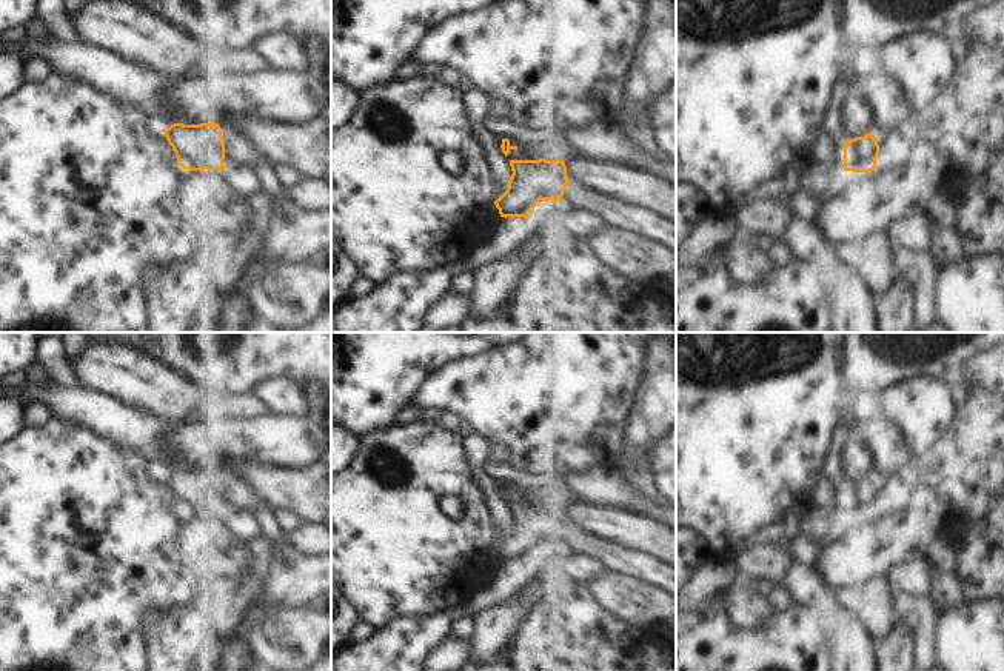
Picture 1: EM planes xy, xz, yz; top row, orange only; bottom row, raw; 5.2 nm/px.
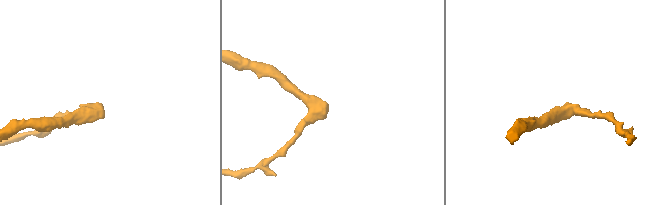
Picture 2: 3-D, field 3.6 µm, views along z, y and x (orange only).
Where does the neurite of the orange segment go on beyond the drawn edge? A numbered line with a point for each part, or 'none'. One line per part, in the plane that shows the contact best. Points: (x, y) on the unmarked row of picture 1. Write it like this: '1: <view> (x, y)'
1: xy (240, 499)

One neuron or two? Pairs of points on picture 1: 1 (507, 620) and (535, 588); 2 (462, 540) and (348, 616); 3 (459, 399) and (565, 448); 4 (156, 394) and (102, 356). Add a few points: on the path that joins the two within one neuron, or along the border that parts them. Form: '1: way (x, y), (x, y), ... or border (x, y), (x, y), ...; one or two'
1: way (512, 613), (527, 596); one
2: border (347, 599), (359, 619); two
3: way (487, 399), (522, 399), (544, 420); one
4: way (142, 382), (116, 370); one

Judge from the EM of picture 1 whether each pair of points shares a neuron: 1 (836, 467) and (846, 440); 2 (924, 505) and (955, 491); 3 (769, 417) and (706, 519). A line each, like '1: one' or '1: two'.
1: one
2: two
3: one

